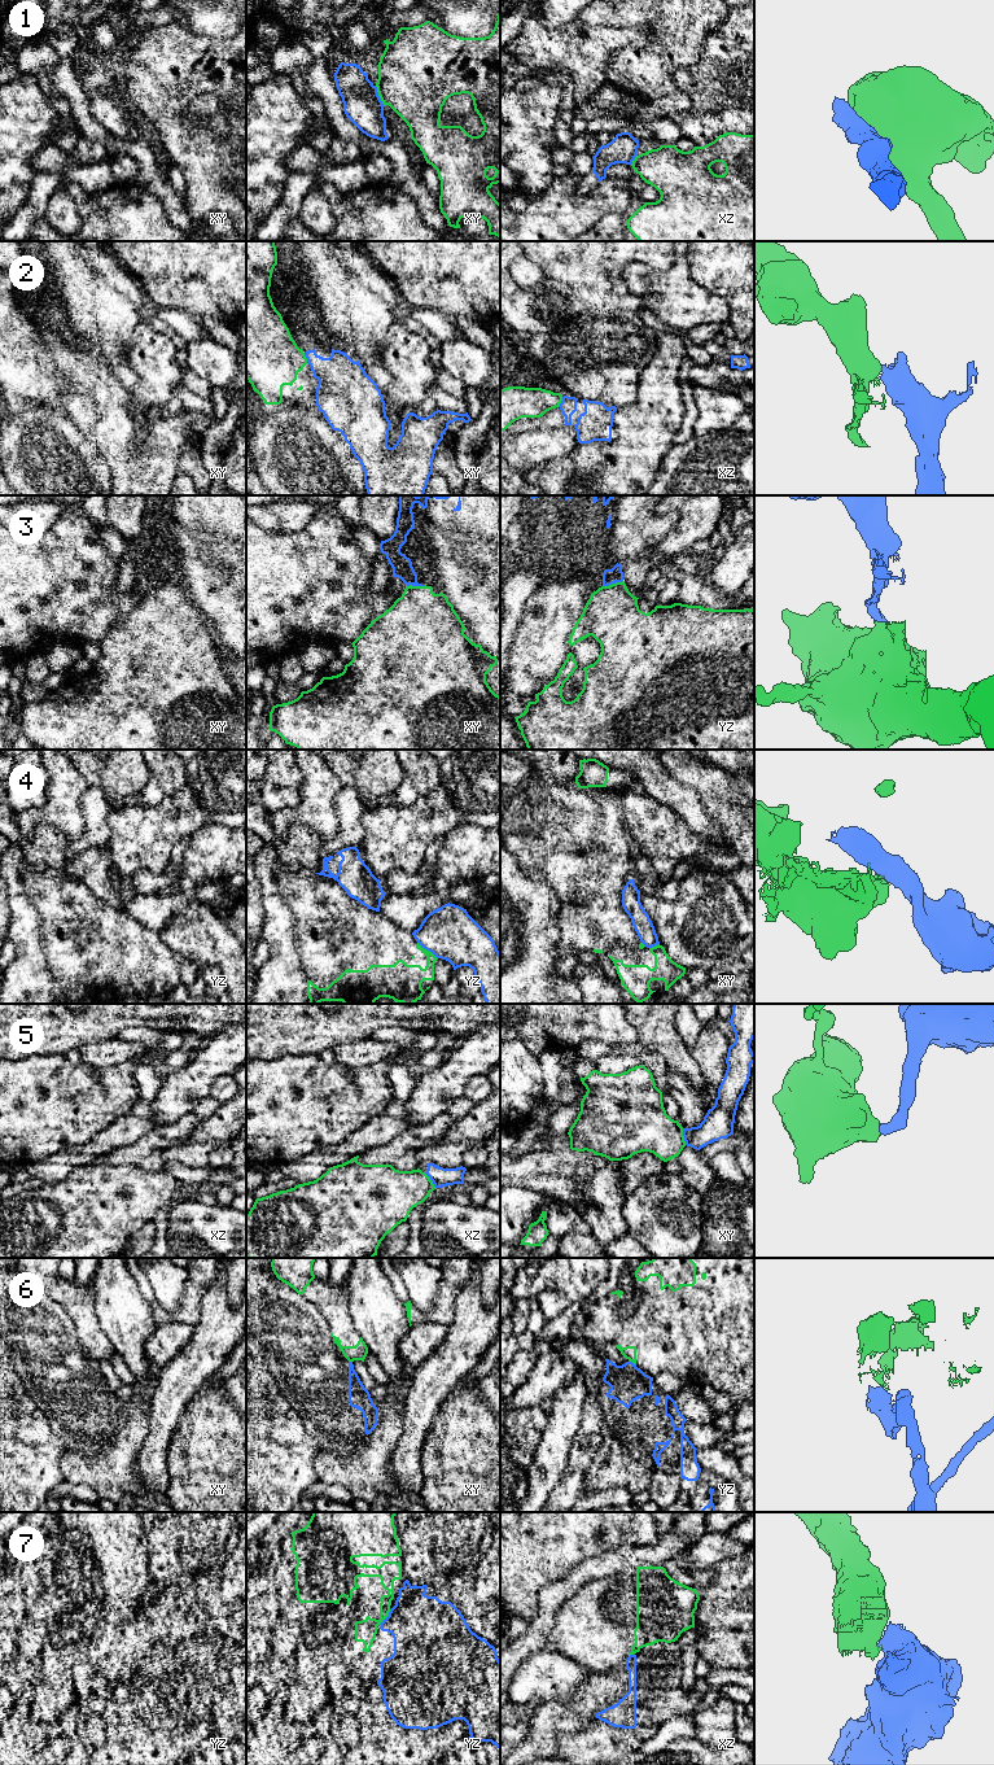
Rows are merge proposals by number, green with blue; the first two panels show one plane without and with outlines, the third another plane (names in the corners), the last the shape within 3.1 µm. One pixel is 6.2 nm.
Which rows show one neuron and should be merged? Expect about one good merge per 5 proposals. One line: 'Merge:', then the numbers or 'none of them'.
Merge: none of them

